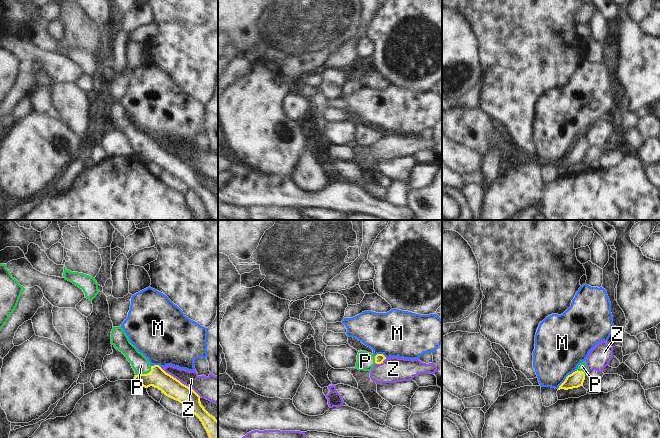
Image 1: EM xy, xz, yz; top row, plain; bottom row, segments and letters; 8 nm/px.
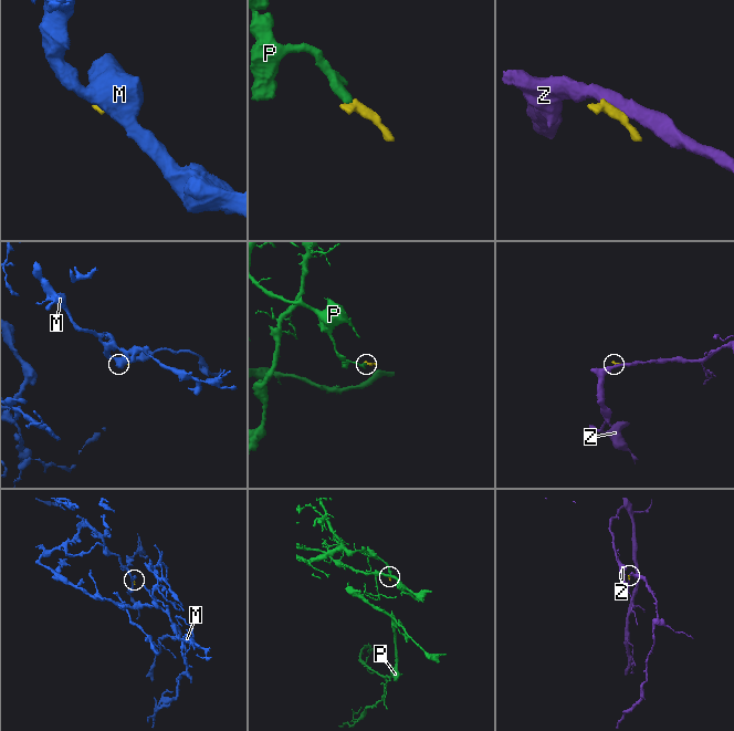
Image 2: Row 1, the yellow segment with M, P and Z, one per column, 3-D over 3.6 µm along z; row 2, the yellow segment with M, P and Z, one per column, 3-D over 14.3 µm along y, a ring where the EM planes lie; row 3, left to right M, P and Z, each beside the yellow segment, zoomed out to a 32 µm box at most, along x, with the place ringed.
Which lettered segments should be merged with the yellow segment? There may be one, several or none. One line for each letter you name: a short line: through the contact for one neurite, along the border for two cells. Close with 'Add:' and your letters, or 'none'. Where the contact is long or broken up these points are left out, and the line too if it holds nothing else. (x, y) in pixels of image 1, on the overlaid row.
P: Line: xy (157, 377), (145, 374), (141, 365)
Add: P

